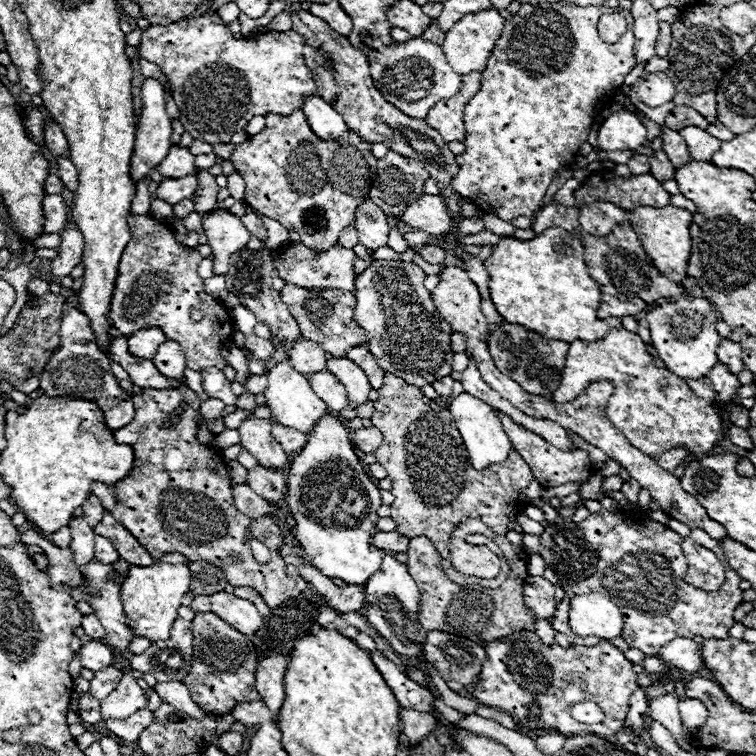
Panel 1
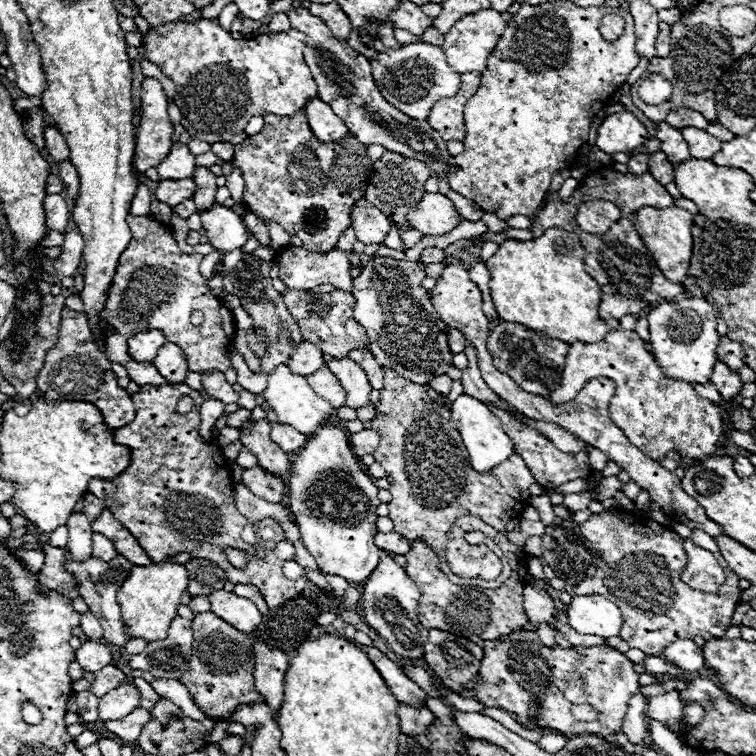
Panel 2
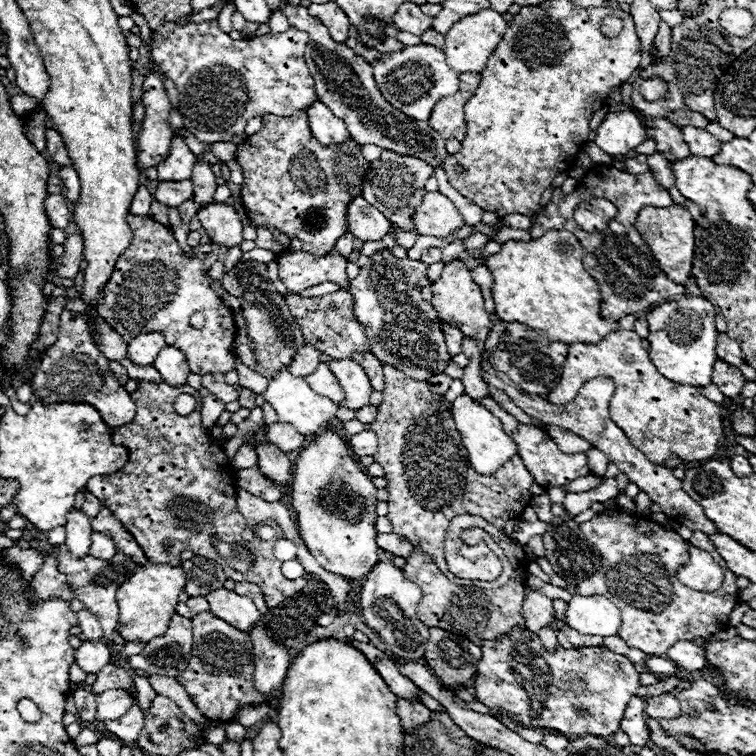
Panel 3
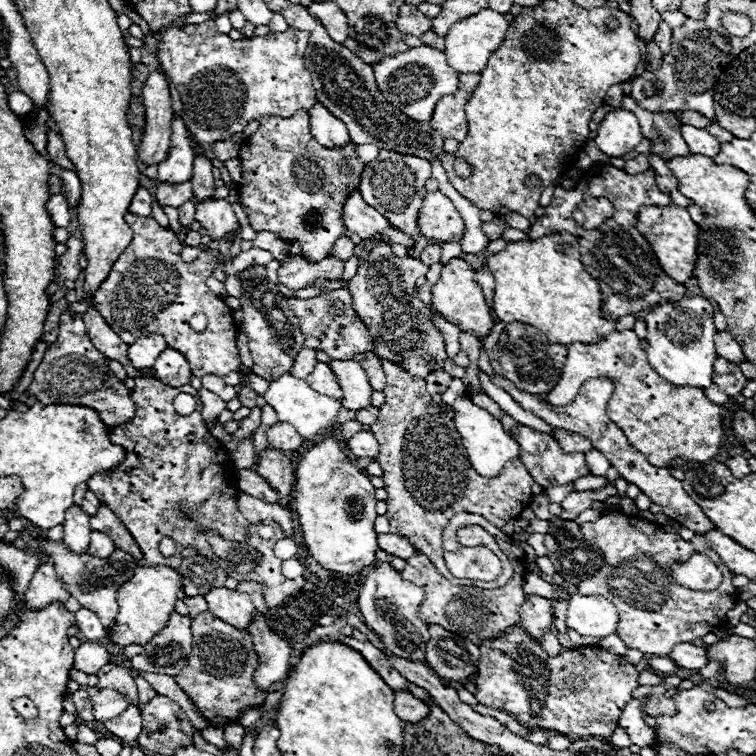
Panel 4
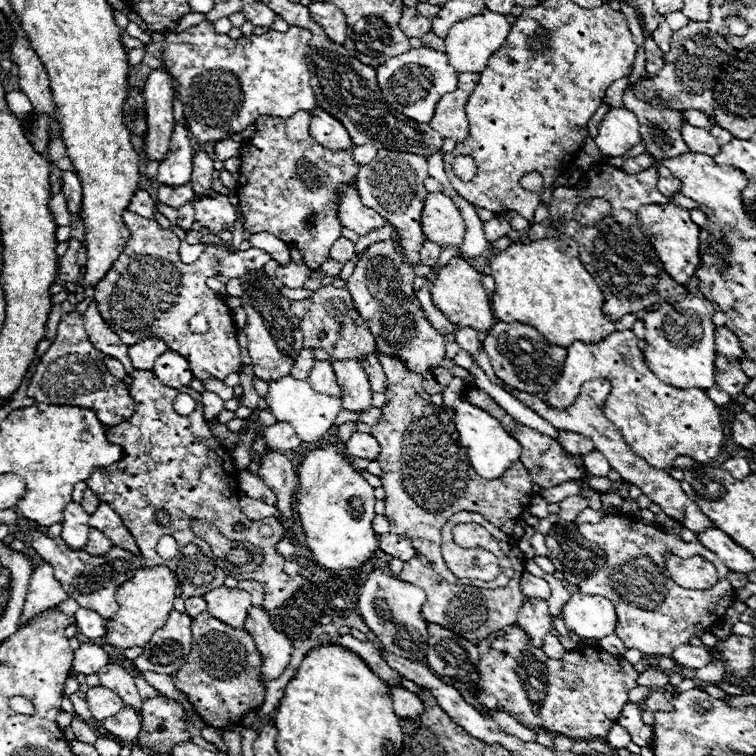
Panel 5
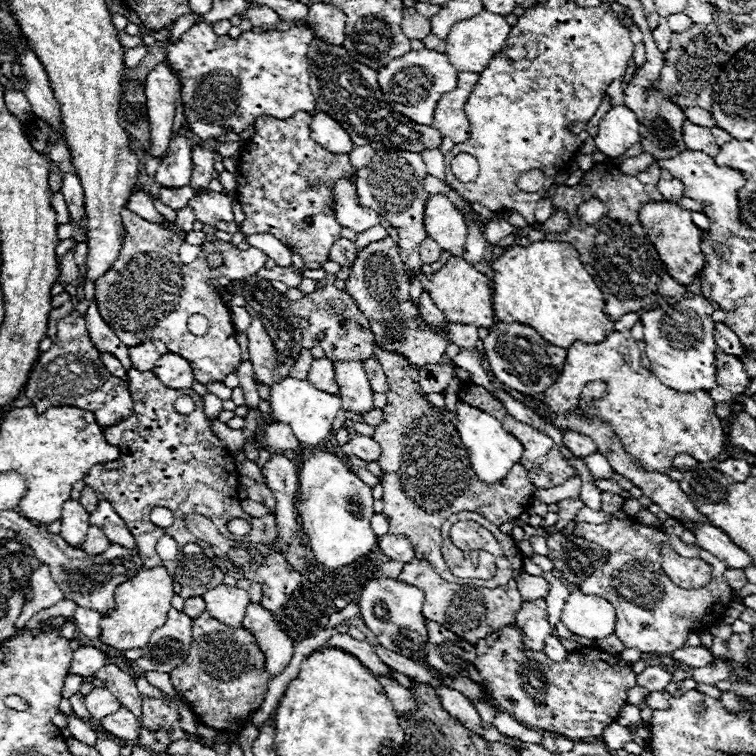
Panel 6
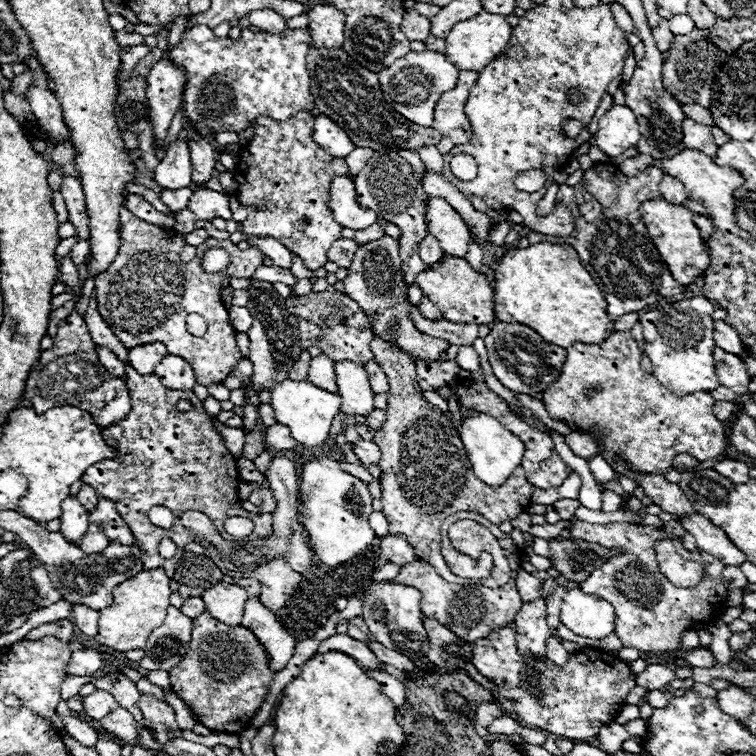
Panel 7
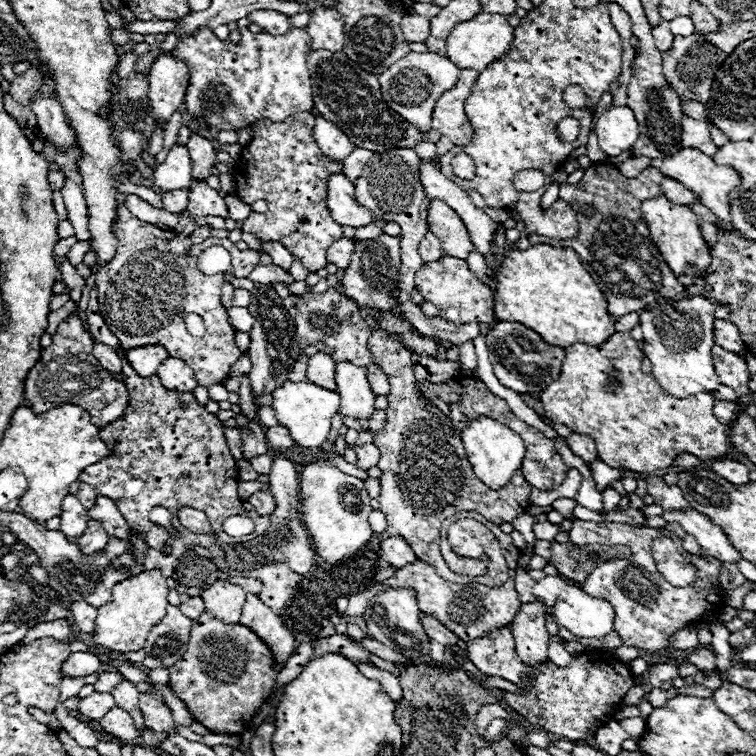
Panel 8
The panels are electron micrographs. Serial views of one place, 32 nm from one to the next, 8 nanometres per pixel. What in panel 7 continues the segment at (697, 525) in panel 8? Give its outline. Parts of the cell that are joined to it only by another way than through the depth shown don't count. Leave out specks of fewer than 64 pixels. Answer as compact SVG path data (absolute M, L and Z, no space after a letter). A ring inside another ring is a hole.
M661 512L658 516L666 522L670 522L670 520L680 522L684 526L684 530L696 538L696 544L700 550L712 554L714 558L722 560L724 564L740 566L742 562L746 562L746 556L730 542L730 538L722 532L722 528L714 526L702 514L696 512L692 516L674 516L670 512Z

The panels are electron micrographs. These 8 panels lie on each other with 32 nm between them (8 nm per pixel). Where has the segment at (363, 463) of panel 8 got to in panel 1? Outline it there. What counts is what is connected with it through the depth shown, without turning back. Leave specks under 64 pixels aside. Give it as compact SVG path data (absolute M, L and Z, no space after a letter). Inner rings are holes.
M360 428L350 434L350 440L358 454L372 454L382 444L382 432L378 428Z

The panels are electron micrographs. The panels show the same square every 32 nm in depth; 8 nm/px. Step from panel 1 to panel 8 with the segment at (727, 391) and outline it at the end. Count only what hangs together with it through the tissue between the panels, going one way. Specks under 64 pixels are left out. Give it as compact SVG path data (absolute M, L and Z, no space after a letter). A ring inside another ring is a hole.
M714 344L712 348L714 356L714 368L722 380L722 384L732 386L738 396L748 396L752 394L748 388L750 382L750 372L746 368L746 360L738 352L726 352L722 346Z

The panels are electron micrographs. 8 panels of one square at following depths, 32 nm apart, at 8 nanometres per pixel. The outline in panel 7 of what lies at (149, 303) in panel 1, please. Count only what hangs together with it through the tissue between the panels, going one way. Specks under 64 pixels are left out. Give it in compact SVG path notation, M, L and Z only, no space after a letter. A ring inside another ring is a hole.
M122 206L118 256L114 264L110 264L110 268L102 272L102 276L96 276L98 312L126 348L162 342L166 344L170 354L180 356L190 364L198 384L210 386L224 382L224 378L242 358L234 340L236 330L232 328L228 310L224 308L220 298L222 278L226 278L228 274L252 274L258 266L262 266L264 254L252 246L248 250L238 250L230 240L208 238L204 244L196 246L196 254L204 254L208 248L220 246L230 254L230 266L224 272L206 274L200 268L198 256L194 256L194 260L190 262L182 262L180 250L184 246L184 236L176 234L174 230L164 230L156 224L148 224L134 216L126 206ZM192 312L206 318L208 332L202 338L186 332L186 316Z

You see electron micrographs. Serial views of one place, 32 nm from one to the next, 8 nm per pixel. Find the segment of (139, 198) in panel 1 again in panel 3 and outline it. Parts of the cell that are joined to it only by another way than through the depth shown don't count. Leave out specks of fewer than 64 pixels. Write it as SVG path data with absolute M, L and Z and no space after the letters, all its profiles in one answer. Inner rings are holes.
M140 186L136 196L134 196L134 202L130 206L130 214L136 214L136 216L150 216L150 192L146 186Z

